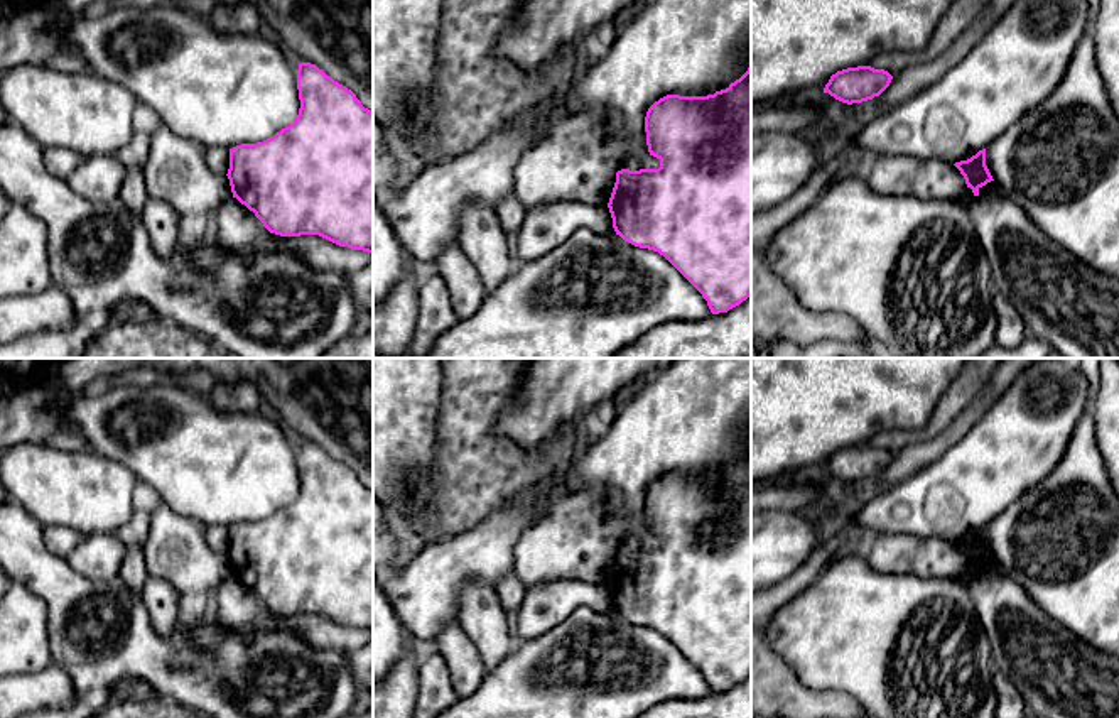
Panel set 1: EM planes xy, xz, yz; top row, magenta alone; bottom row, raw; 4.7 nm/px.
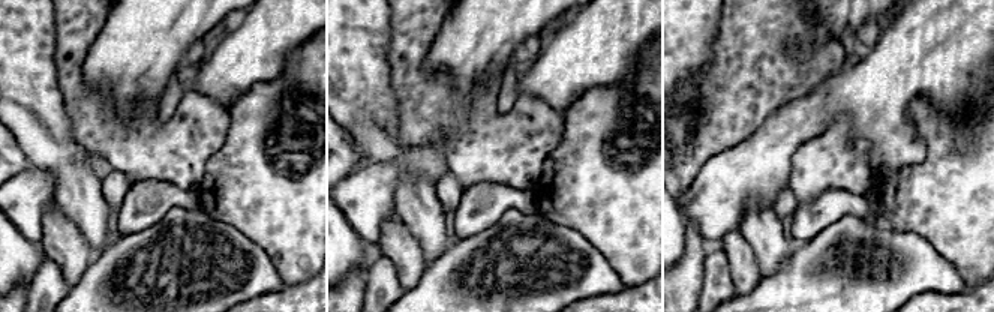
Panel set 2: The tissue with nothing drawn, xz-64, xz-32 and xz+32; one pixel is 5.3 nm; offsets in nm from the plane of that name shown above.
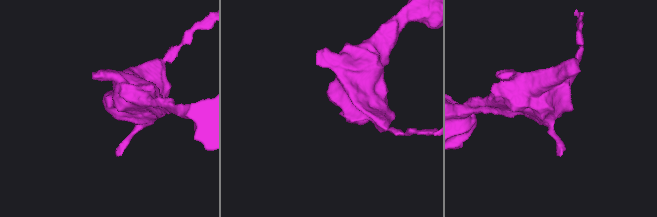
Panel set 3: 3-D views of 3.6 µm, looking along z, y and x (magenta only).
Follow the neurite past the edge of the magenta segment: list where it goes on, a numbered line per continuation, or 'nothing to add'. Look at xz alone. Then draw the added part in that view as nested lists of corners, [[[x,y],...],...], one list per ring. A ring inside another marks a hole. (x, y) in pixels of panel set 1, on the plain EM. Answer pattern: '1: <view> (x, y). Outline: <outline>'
nothing to add

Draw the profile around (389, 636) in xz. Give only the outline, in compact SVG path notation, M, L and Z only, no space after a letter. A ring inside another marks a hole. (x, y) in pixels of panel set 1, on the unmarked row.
M373 576L373 681L385 679L403 657L405 628L388 601L381 583Z

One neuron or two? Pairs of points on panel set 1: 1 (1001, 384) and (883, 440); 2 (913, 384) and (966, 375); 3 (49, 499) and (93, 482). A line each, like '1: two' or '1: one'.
1: two
2: two
3: one

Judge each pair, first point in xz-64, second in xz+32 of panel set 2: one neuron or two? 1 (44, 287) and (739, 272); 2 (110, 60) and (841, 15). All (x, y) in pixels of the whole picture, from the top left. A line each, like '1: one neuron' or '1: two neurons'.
1: two neurons
2: one neuron

